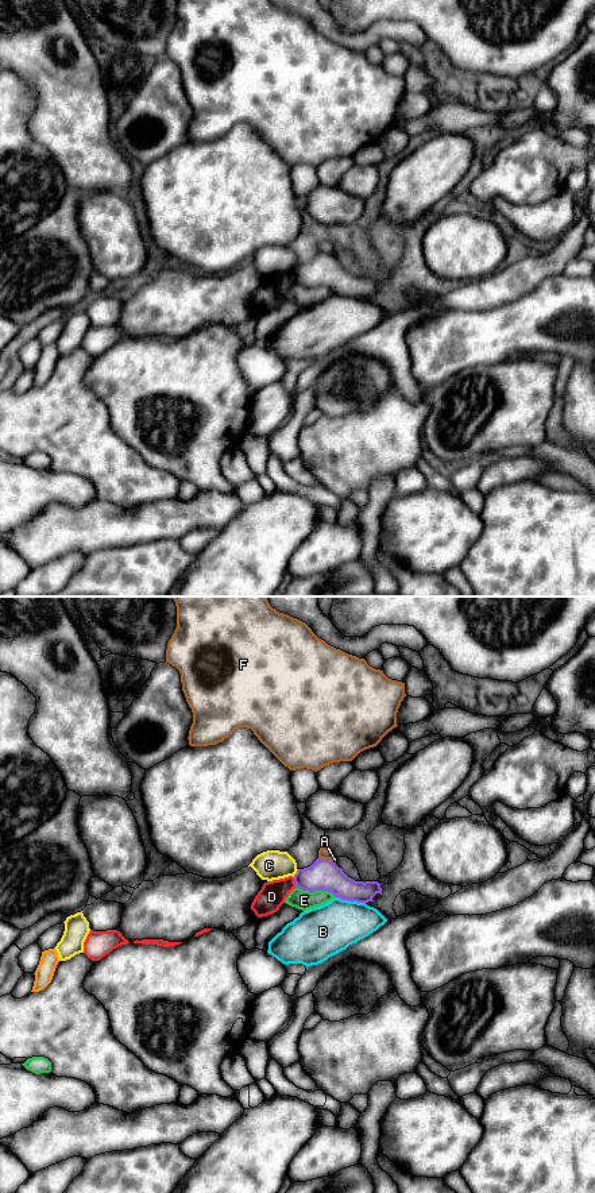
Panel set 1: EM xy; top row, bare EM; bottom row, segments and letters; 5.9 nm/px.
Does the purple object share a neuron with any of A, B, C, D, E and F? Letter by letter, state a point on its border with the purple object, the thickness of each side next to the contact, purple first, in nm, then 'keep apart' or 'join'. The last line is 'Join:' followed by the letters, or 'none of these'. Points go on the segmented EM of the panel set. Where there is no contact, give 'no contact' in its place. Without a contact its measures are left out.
A: xy (333, 861) | 190/20 nm | keep apart
B: xy (351, 900) | 190/300 nm | keep apart
C: xy (296, 873) | 190/180 nm | keep apart
D: xy (294, 881) | 190/160 nm | keep apart
E: xy (316, 890) | 190/120 nm | keep apart
F: xy (325, 860) | 190/80 nm | keep apart
Join: none of these

